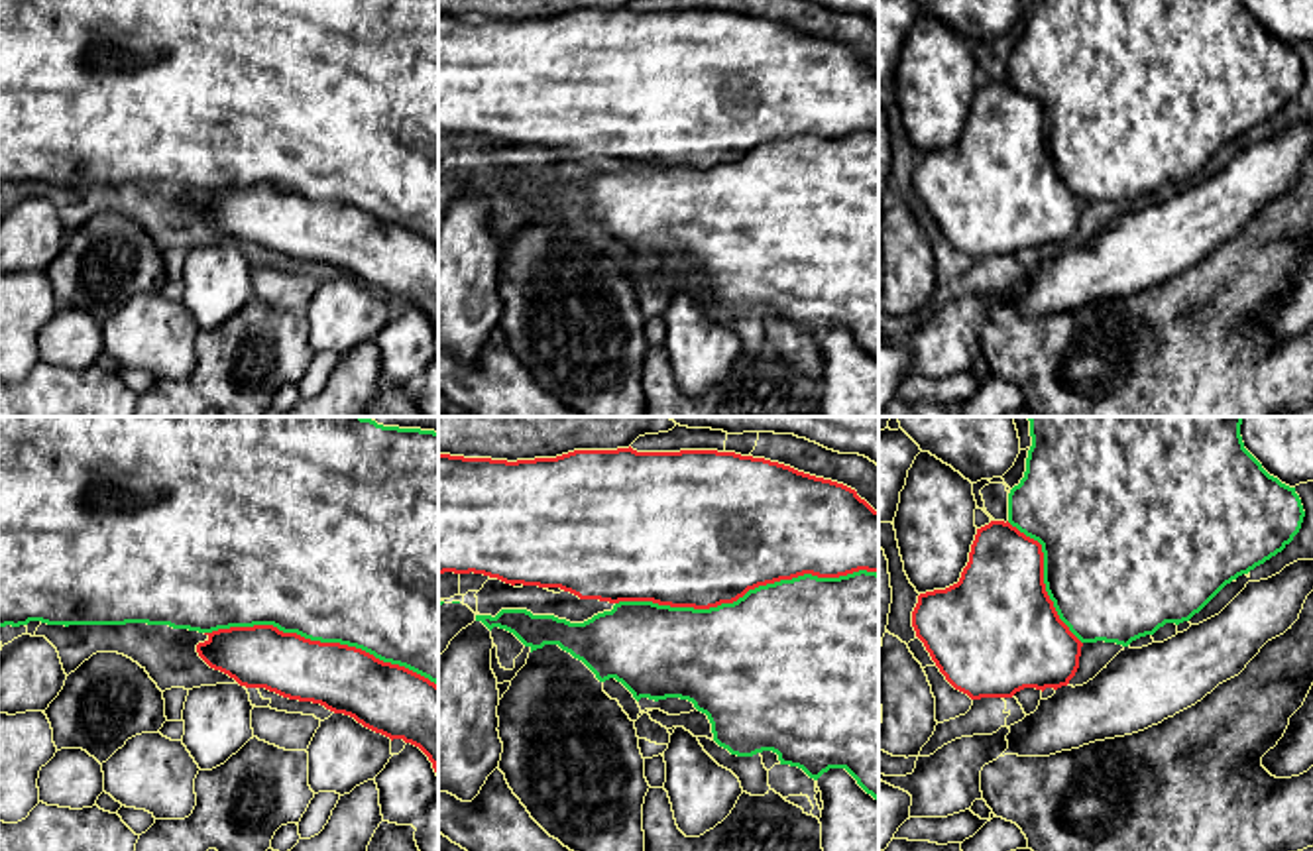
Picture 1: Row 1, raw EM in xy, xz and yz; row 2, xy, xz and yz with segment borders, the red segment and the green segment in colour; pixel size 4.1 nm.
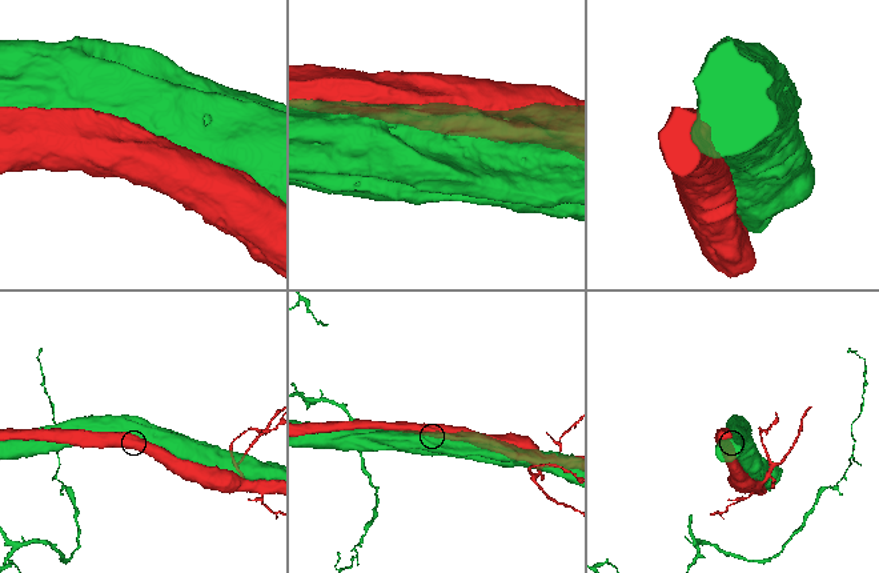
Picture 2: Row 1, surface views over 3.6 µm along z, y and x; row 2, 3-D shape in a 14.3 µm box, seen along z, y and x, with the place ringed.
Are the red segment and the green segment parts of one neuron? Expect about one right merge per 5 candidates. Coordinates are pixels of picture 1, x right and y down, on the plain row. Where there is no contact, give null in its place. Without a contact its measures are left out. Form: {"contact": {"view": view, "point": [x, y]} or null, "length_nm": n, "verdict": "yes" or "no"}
{"contact": {"view": "xz", "point": [745, 152]}, "length_nm": 1100, "verdict": "yes"}

